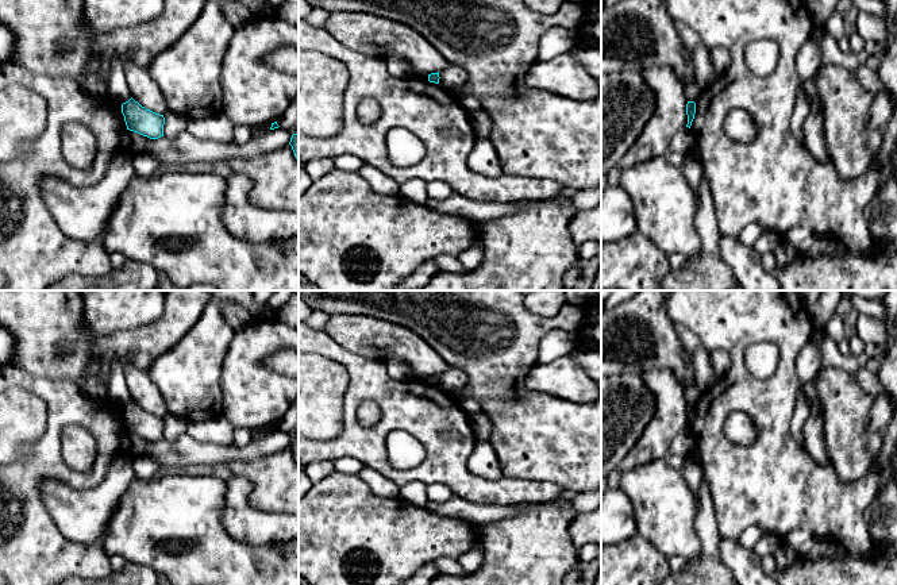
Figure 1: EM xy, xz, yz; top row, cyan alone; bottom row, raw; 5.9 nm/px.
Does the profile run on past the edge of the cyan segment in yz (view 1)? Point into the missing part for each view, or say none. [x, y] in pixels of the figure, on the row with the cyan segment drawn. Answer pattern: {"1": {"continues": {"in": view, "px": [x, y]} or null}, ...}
{"1": {"continues": null}}

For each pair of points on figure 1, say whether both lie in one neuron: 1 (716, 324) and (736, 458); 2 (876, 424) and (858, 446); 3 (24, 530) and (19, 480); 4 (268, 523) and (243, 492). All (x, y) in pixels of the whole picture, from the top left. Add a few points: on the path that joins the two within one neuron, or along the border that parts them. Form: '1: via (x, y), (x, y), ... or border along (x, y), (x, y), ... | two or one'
1: via (736, 358), (736, 387), (716, 407), (716, 424) | one
2: border along (874, 400), (870, 408), (867, 428), (882, 433) | two
3: via (18, 518), (15, 515), (15, 492) | one
4: via (258, 520), (243, 505), (243, 501) | one

